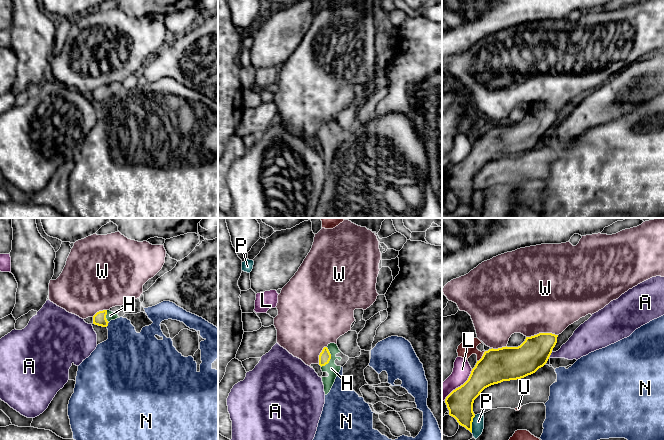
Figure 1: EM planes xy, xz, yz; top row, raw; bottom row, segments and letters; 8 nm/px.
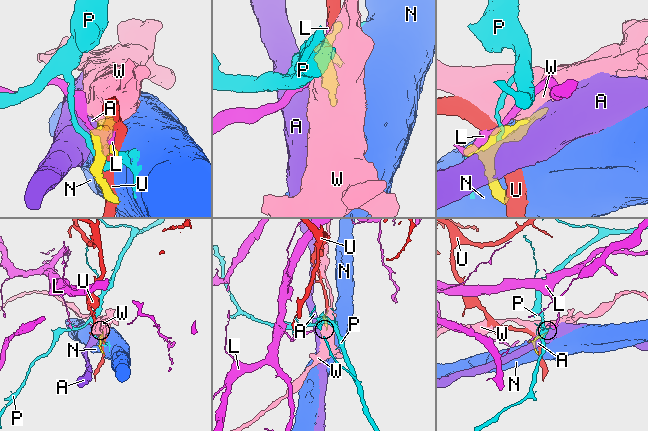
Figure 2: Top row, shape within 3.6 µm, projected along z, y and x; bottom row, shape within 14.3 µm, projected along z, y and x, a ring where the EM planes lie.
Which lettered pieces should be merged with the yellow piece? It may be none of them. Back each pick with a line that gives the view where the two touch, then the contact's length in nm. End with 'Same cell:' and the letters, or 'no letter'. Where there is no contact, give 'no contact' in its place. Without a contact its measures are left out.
H: meets yellow in xz; contact 180 nm long
Same cell: H

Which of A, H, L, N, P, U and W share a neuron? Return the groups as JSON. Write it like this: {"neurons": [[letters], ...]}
{"neurons": [["A"], ["H"], ["L"], ["N"], ["P"], ["U"], ["W"]]}

